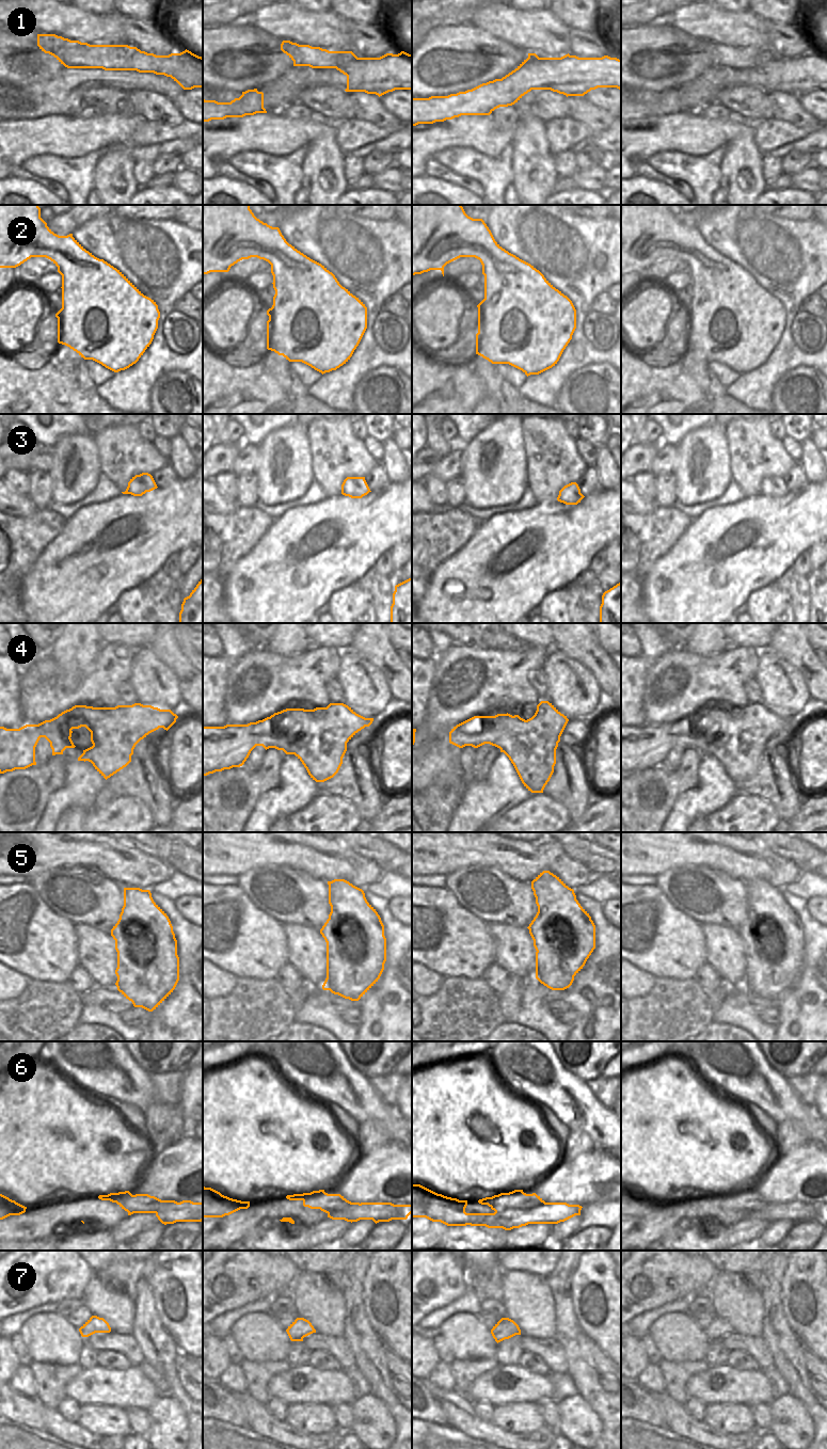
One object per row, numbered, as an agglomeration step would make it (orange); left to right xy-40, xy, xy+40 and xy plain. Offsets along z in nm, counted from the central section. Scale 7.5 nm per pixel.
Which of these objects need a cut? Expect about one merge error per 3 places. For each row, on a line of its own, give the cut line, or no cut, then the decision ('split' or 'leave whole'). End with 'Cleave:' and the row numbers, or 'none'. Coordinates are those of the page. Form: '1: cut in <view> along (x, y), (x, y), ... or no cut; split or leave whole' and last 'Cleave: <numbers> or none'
1: cut in xy along (356, 57), (348, 59), (336, 68); split
2: no cut; leave whole
3: cut in xy+40 along (579, 491), (572, 494), (563, 503); split
4: no cut; leave whole
5: no cut; leave whole
6: cut in xy+40 along (510, 1192), (511, 1201), (530, 1201), (535, 1207), (546, 1203); split
7: no cut; leave whole
Cleave: 1, 3, 6

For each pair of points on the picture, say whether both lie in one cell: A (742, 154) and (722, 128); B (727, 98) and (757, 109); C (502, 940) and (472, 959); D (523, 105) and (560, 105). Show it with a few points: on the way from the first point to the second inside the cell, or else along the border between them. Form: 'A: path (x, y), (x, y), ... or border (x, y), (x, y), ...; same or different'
A: border (752, 126), (747, 126), (724, 145); different
B: path (734, 98), (749, 104); same
C: border (488, 924), (488, 930), (494, 944), (495, 961); different
D: path (533, 105), (551, 105); same

